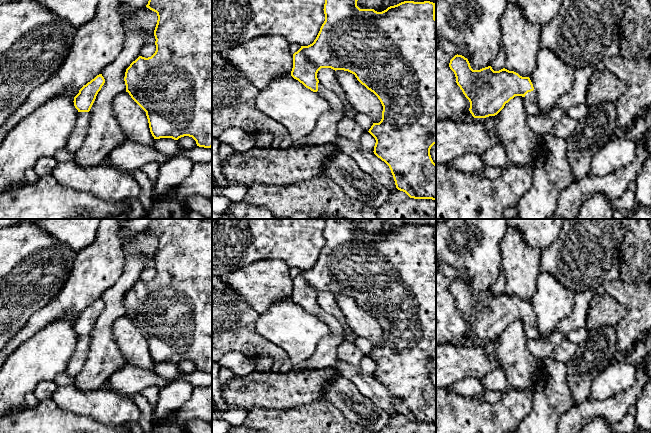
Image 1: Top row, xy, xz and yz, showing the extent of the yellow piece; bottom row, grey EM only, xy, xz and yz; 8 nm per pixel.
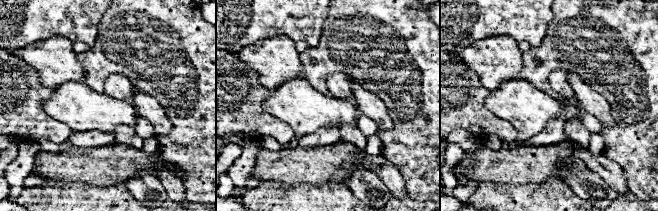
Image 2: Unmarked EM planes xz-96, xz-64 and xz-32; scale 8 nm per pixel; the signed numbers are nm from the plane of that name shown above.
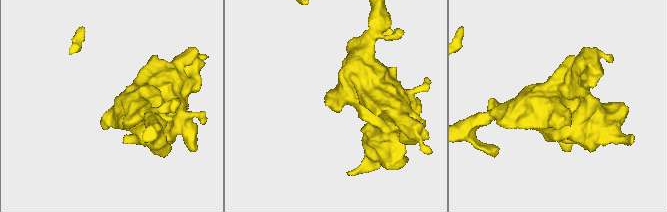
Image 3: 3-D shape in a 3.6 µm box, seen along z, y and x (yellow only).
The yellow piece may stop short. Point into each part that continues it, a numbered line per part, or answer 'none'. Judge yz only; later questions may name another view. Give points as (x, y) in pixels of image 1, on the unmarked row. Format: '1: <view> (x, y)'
1: yz (532, 332)

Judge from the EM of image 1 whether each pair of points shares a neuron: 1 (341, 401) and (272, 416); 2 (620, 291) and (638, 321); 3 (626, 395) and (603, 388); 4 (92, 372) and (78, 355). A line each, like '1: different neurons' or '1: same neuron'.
1: different neurons
2: same neuron
3: different neurons
4: different neurons

